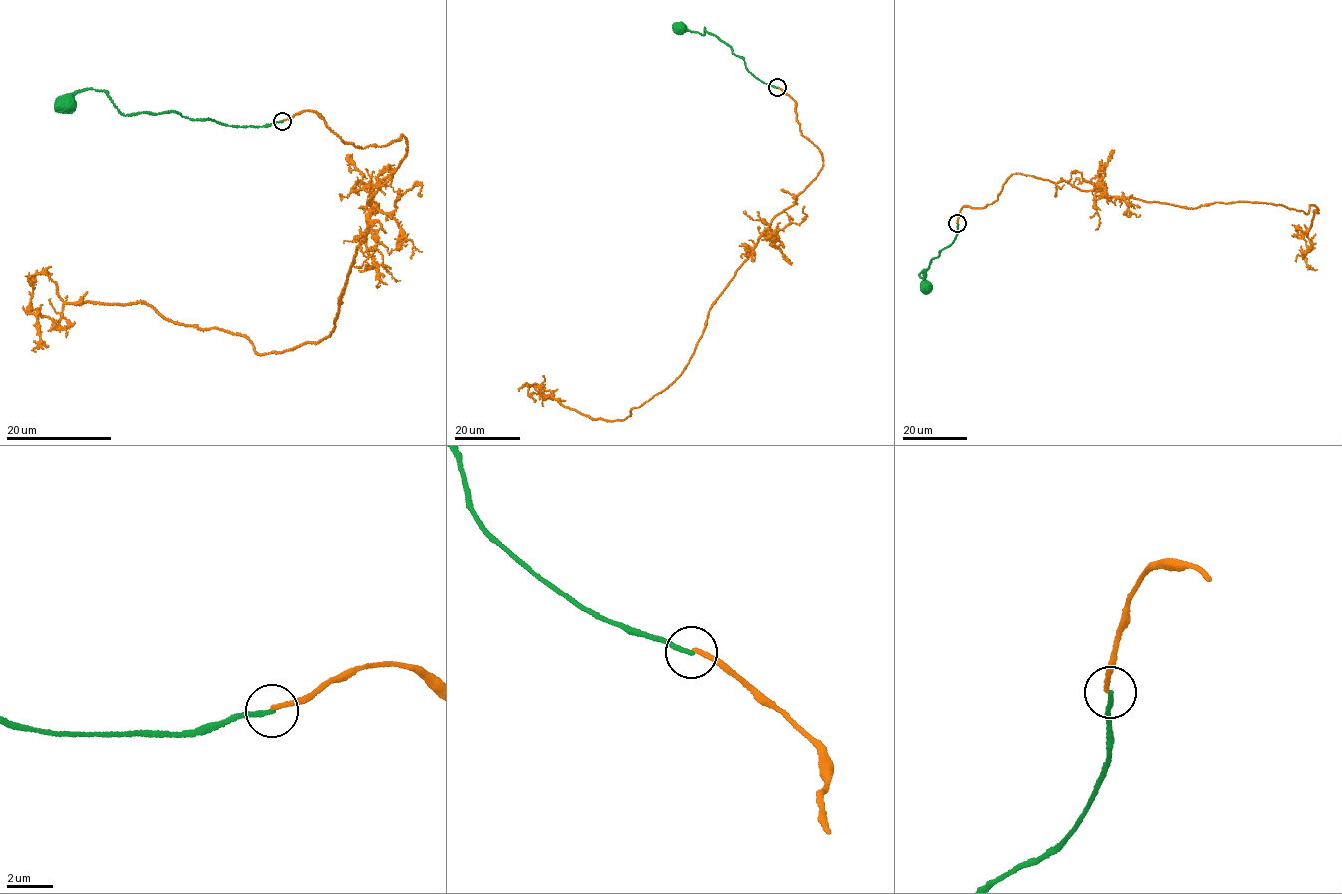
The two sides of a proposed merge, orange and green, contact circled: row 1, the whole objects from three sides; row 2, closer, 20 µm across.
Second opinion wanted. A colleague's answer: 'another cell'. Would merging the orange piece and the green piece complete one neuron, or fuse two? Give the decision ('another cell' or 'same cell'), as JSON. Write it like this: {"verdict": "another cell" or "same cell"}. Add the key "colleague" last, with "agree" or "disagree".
{"verdict": "another cell", "colleague": "agree"}

